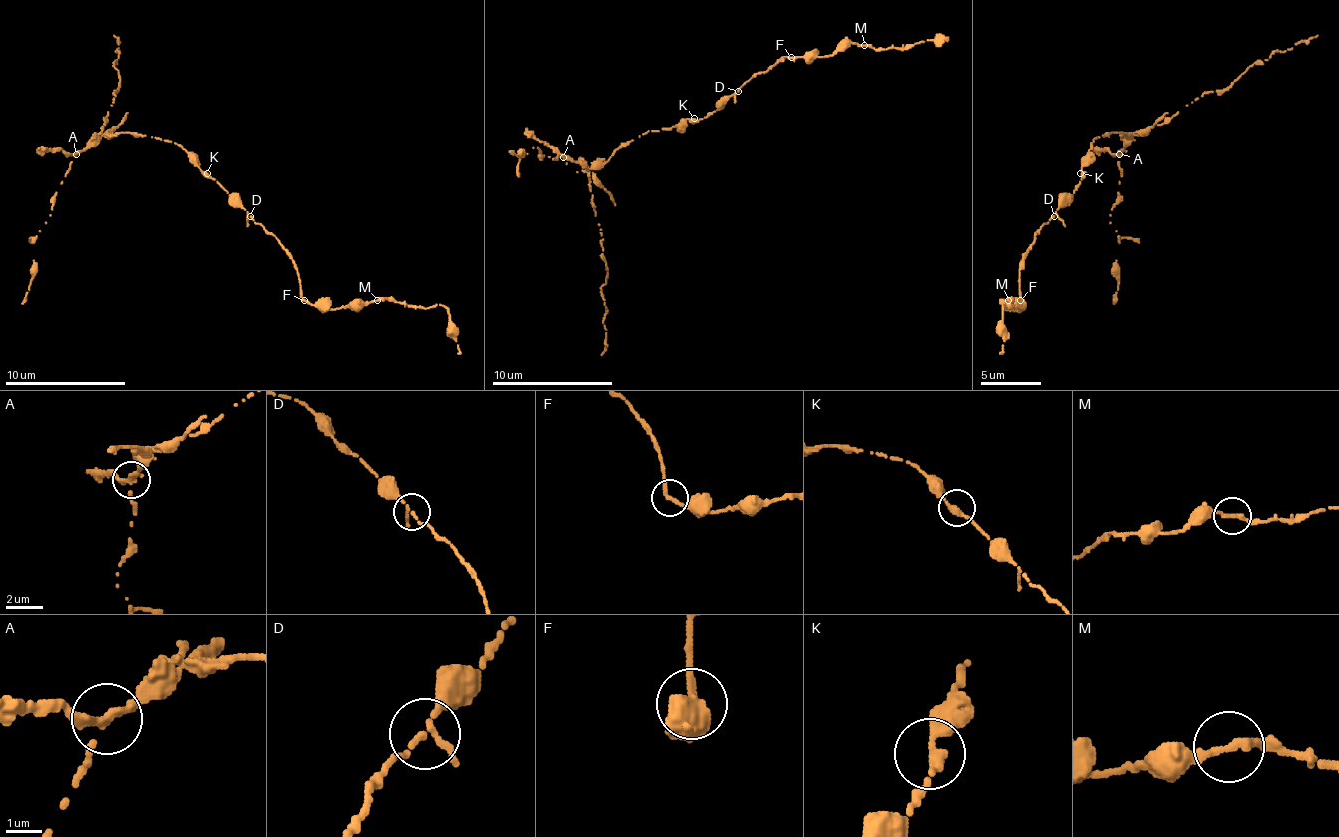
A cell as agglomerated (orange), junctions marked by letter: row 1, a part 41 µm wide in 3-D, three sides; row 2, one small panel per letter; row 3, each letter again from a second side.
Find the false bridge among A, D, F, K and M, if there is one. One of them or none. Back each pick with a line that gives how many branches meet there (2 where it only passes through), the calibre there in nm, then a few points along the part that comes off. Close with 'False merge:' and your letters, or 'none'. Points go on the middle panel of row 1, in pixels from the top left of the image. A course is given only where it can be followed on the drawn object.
A: 3 | 240 nm | (564, 157), (588, 173), (591, 203), (600, 224), (607, 266), (600, 288), (607, 336), (600, 354)
False merge: A

